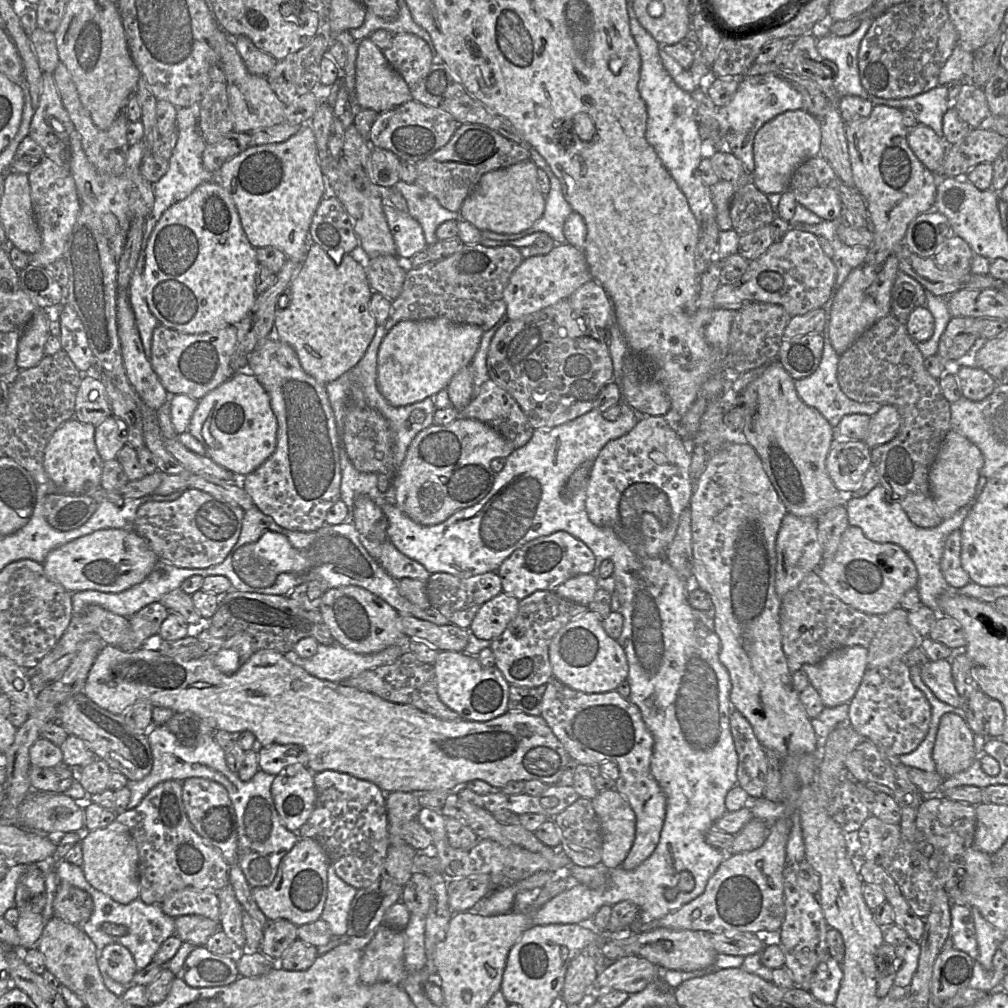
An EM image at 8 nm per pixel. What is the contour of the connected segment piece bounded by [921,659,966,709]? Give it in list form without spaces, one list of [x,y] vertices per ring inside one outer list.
[[[951,660],[930,661],[921,667],[923,682],[942,702],[956,708],[964,708],[965,702],[956,690],[952,676]]]

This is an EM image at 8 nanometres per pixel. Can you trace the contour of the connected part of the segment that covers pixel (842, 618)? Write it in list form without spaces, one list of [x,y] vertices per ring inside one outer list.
[[[811,571],[783,598],[780,610],[782,646],[789,670],[793,674],[806,664],[818,664],[840,648],[868,648],[879,629],[882,616],[858,611],[837,598],[817,571]]]

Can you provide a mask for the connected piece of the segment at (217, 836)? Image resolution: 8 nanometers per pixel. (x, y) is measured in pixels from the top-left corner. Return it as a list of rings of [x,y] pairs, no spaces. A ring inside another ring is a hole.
[[[190,777],[182,783],[182,801],[195,831],[208,843],[220,849],[229,866],[238,864],[236,814],[227,789],[220,783],[202,777]]]

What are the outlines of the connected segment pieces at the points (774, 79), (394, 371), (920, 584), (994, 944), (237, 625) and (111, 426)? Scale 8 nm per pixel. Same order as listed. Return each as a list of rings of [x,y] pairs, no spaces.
[[[776,75],[742,76],[731,101],[726,106],[717,108],[717,120],[721,126],[721,135],[725,138],[725,148],[752,173],[755,168],[753,143],[758,130],[774,117],[797,109],[803,109],[801,94]]]
[[[444,317],[398,322],[386,333],[379,347],[377,363],[379,391],[389,404],[396,407],[434,397],[438,392],[448,387],[455,374],[472,362],[483,333],[484,331],[476,324],[456,323]]]
[[[980,476],[980,477],[979,477],[979,480],[978,480],[978,482],[977,482],[977,486],[976,486],[976,490],[975,490],[975,495],[974,495],[974,499],[973,499],[973,500],[974,500],[974,501],[971,501],[971,502],[970,502],[970,503],[968,503],[968,504],[967,504],[967,505],[965,505],[965,506],[963,506],[963,507],[962,507],[962,508],[960,508],[960,509],[959,509],[959,510],[958,510],[958,511],[957,511],[957,512],[956,512],[956,513],[954,513],[954,514],[953,514],[953,515],[952,515],[952,516],[951,516],[951,517],[949,517],[949,518],[947,518],[947,519],[943,519],[943,520],[942,520],[942,521],[941,521],[941,523],[940,523],[940,524],[939,524],[939,525],[938,525],[938,526],[936,526],[936,527],[933,527],[933,528],[921,528],[921,527],[918,527],[918,526],[916,526],[916,525],[915,525],[915,524],[914,524],[914,523],[913,523],[913,522],[912,522],[912,521],[911,521],[911,520],[910,520],[910,519],[909,519],[909,517],[908,517],[908,516],[907,516],[907,514],[906,514],[906,513],[905,513],[905,511],[904,511],[904,510],[903,510],[903,508],[902,508],[902,507],[901,507],[901,505],[899,505],[899,504],[898,504],[898,503],[897,503],[897,502],[894,502],[894,501],[892,501],[892,500],[890,500],[890,499],[889,499],[889,498],[888,498],[888,495],[887,495],[887,491],[886,491],[886,490],[885,490],[885,488],[884,488],[884,487],[883,487],[883,486],[882,486],[882,485],[881,485],[881,484],[878,484],[878,485],[877,485],[877,486],[875,486],[875,487],[874,487],[874,488],[873,488],[873,489],[872,489],[872,490],[871,490],[871,491],[870,491],[870,492],[869,492],[869,493],[868,493],[868,494],[867,494],[867,495],[865,495],[865,496],[863,496],[863,497],[855,497],[855,496],[846,496],[846,503],[845,503],[845,506],[846,506],[846,509],[847,509],[847,513],[848,513],[848,523],[849,523],[849,525],[851,525],[851,526],[857,526],[857,527],[859,527],[859,528],[861,528],[861,529],[862,529],[862,531],[863,531],[863,533],[864,533],[864,535],[865,535],[865,536],[866,536],[866,537],[867,537],[867,538],[868,538],[868,539],[869,539],[869,540],[871,540],[871,541],[873,541],[873,542],[877,542],[877,543],[894,543],[894,544],[897,544],[897,545],[898,545],[898,546],[900,546],[900,547],[901,547],[901,548],[902,548],[902,549],[903,549],[903,550],[904,550],[904,551],[905,551],[905,552],[906,552],[906,553],[907,553],[907,554],[908,554],[908,555],[909,555],[909,557],[910,557],[910,558],[911,558],[911,560],[912,560],[912,561],[913,561],[913,563],[914,563],[914,565],[915,565],[915,567],[916,567],[916,569],[917,569],[917,573],[918,573],[918,581],[917,581],[917,585],[916,585],[916,589],[917,589],[917,590],[918,590],[918,592],[919,592],[919,595],[920,595],[920,601],[921,601],[921,604],[922,604],[922,605],[925,605],[925,606],[927,606],[927,607],[929,607],[929,608],[930,608],[930,609],[932,609],[932,610],[933,610],[933,611],[934,611],[934,612],[938,612],[938,613],[939,613],[939,599],[940,599],[940,598],[941,598],[941,597],[942,597],[942,596],[943,596],[943,595],[944,595],[944,594],[946,594],[946,593],[947,593],[947,592],[950,592],[950,591],[956,591],[956,590],[952,590],[952,589],[951,589],[951,588],[950,588],[950,586],[949,586],[949,585],[948,585],[948,583],[947,583],[947,582],[946,582],[946,580],[945,580],[945,578],[944,578],[944,576],[943,576],[943,574],[942,574],[942,571],[941,571],[941,560],[942,560],[942,556],[943,556],[943,551],[944,551],[944,546],[945,546],[945,542],[946,542],[946,539],[947,539],[947,537],[948,537],[948,536],[949,536],[949,534],[950,534],[950,533],[951,533],[951,532],[953,532],[953,531],[954,531],[954,530],[956,530],[956,529],[960,529],[960,528],[961,528],[961,526],[962,526],[962,523],[963,523],[963,521],[964,521],[964,519],[965,519],[965,518],[966,518],[966,517],[967,517],[967,515],[968,515],[968,514],[969,514],[969,512],[970,512],[970,510],[971,510],[971,508],[972,508],[972,506],[973,506],[973,504],[974,504],[974,502],[975,502],[975,500],[976,500],[976,499],[977,499],[977,498],[978,498],[978,497],[979,497],[979,495],[980,495],[980,494],[981,494],[981,493],[982,493],[982,491],[983,491],[983,488],[984,488],[984,486],[985,486],[985,485],[986,485],[986,483],[987,483],[987,480],[988,480],[988,479],[987,479],[987,478],[985,478],[985,477],[982,477],[982,476]]]
[[[975,907],[971,908],[978,944],[977,961],[986,969],[993,970],[993,956],[1000,944],[1006,939],[1001,930],[990,924]]]
[[[234,589],[219,596],[218,608],[210,619],[209,626],[215,636],[230,638],[238,632],[246,632],[252,637],[255,651],[273,650],[282,654],[292,650],[294,645],[305,637],[313,637],[323,645],[335,643],[319,609],[304,610],[287,596]]]
[[[111,415],[95,429],[95,443],[104,462],[116,459],[118,452],[127,444],[127,426]]]

